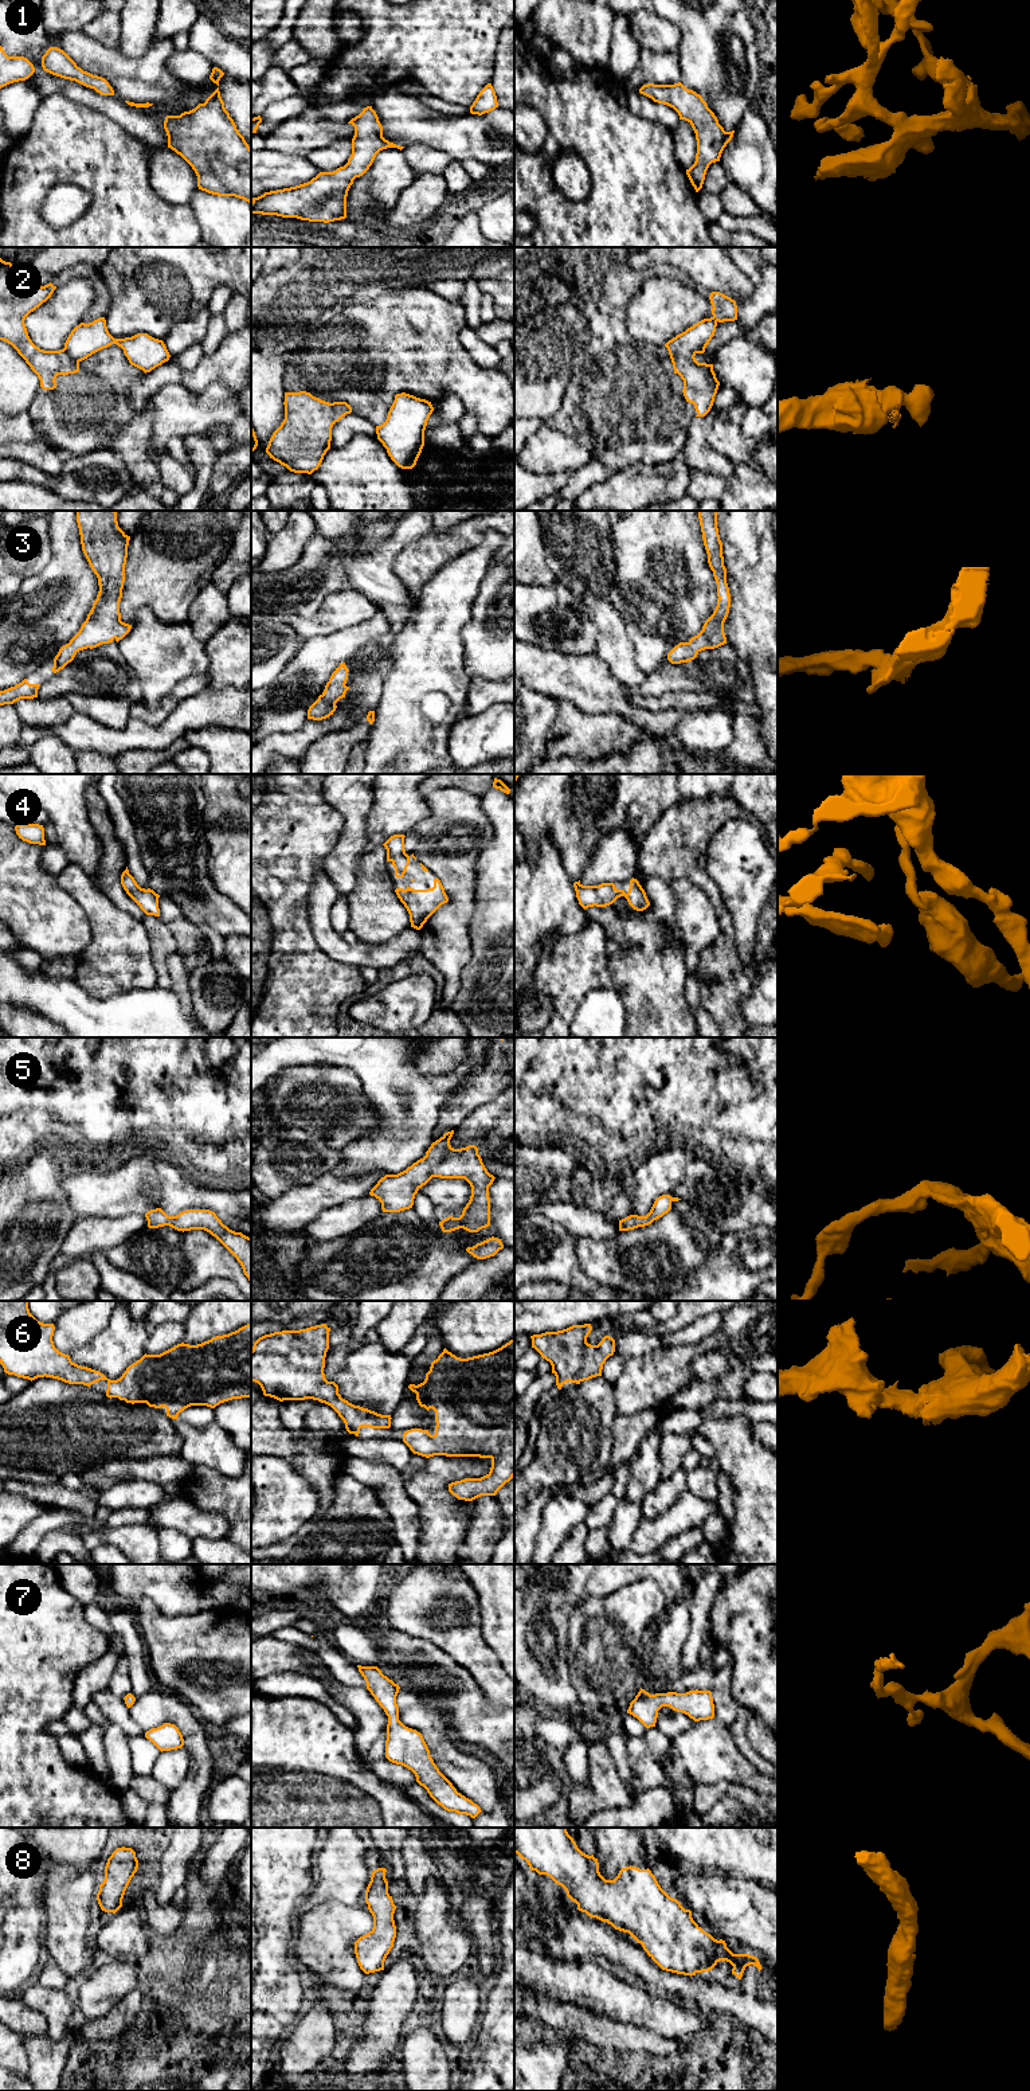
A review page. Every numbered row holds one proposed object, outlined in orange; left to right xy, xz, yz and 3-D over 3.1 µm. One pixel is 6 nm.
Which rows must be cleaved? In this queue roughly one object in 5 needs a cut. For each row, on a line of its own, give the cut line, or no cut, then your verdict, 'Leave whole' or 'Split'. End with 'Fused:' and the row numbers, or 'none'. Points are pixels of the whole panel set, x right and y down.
1: No split. Leave whole
2: Split along yz (708, 342), (690, 354), (670, 358). Split
3: No split. Leave whole
4: No split. Leave whole
5: No split. Leave whole
6: No split. Leave whole
7: No split. Leave whole
8: No split. Leave whole
Fused: 2

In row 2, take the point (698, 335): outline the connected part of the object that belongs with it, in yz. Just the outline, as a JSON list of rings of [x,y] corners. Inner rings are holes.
[[[714,317],[704,318],[669,340],[665,347],[670,357],[692,355],[694,351],[708,344],[714,336],[716,327],[717,321]]]

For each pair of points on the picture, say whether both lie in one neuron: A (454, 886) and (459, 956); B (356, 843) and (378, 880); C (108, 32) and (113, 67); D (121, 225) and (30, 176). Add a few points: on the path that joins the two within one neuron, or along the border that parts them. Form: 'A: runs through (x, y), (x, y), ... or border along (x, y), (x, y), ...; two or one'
A: runs through (457, 903), (457, 938); one
B: border along (367, 849), (357, 863), (357, 882), (355, 886); two
C: border along (83, 31), (114, 50); two
D: runs through (106, 199), (81, 174), (55, 174); one

